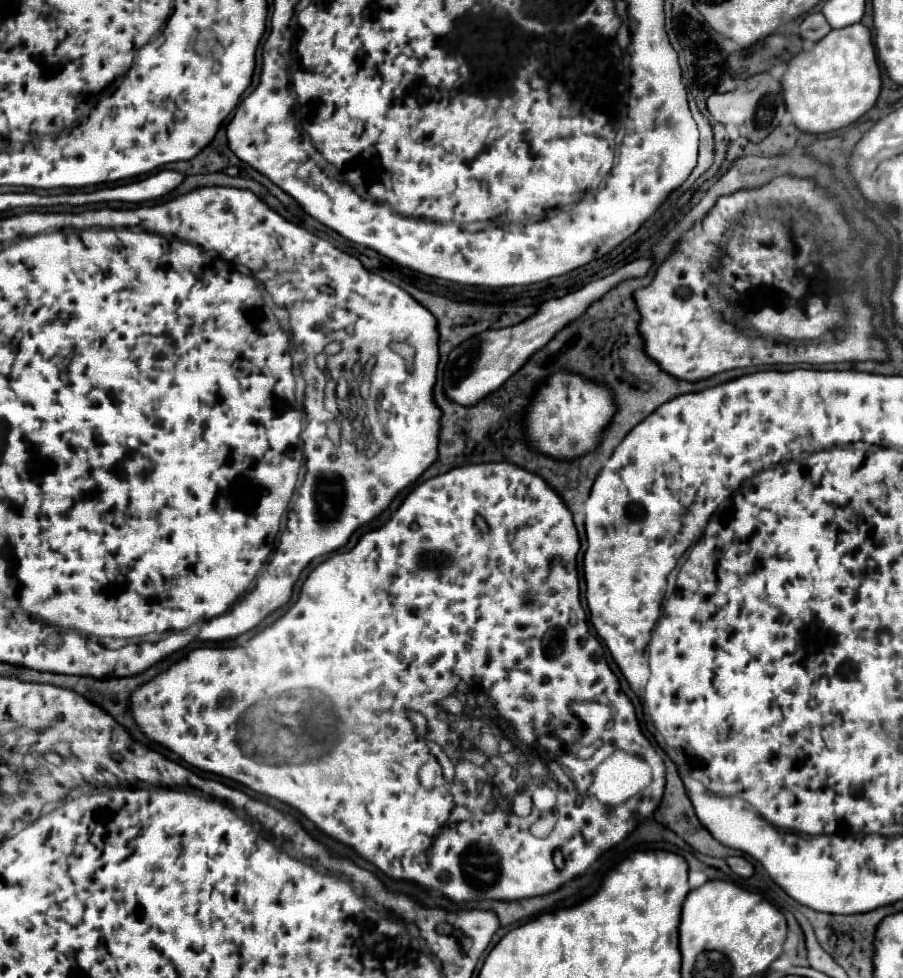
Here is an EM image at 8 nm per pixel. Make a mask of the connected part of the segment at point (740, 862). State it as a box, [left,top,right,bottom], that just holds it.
[727,857,753,877]

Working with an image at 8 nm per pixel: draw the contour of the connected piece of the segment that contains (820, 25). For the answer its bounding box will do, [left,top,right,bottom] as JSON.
[799,13,831,43]

